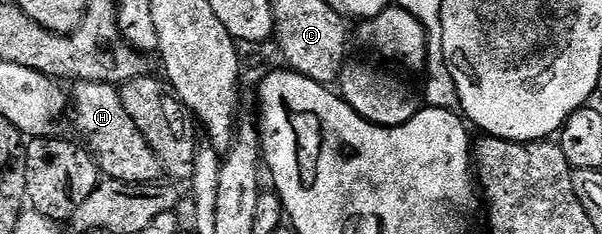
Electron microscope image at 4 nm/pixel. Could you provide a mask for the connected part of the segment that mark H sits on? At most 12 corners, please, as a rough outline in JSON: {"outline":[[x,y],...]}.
{"outline":[[77,82],[77,130],[100,173],[160,183],[163,160],[120,91]]}

